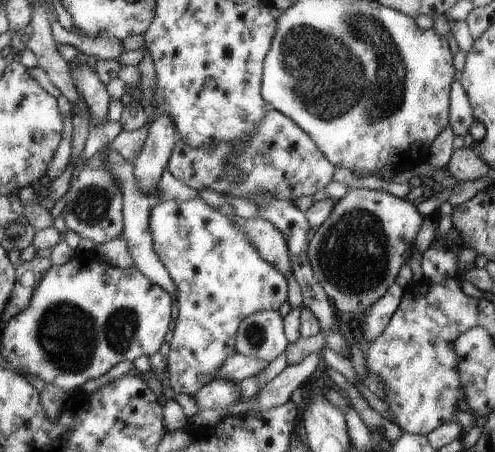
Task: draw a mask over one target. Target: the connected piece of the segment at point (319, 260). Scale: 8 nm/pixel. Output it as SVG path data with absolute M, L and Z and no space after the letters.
M355 186L336 199L306 252L315 278L337 310L364 313L393 285L397 270L412 255L413 238L424 220L415 207L413 202L405 202L405 198Z

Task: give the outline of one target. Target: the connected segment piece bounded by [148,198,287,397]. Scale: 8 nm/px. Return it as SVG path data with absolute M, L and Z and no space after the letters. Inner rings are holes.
M167 199L164 201L156 202L149 209L148 214L148 227L150 237L152 238L153 252L157 255L157 258L161 261L161 264L165 267L165 270L170 276L171 282L176 288L176 302L178 306L178 312L175 319L175 328L172 331L172 339L170 340L170 351L166 355L168 372L168 379L170 382L170 388L174 392L181 392L181 394L187 394L187 396L193 396L201 388L205 387L216 376L216 371L222 366L222 363L229 359L231 355L236 353L236 340L238 332L238 324L247 315L253 314L257 311L273 309L277 311L277 308L287 301L287 281L283 276L283 272L280 272L275 265L263 260L258 249L254 247L243 234L242 230L239 230L232 222L233 216L223 216L217 210L217 208L209 207L201 199L189 199L186 201L176 201L173 199Z

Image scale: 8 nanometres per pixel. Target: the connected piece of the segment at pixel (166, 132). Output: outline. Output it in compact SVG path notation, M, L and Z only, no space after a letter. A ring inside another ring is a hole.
M167 113L155 116L139 154L130 162L142 193L147 195L155 187L177 139L172 118Z

